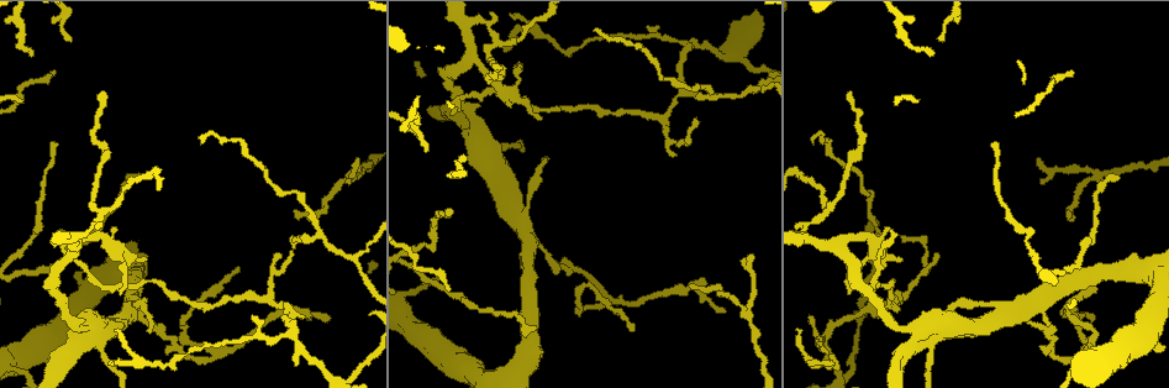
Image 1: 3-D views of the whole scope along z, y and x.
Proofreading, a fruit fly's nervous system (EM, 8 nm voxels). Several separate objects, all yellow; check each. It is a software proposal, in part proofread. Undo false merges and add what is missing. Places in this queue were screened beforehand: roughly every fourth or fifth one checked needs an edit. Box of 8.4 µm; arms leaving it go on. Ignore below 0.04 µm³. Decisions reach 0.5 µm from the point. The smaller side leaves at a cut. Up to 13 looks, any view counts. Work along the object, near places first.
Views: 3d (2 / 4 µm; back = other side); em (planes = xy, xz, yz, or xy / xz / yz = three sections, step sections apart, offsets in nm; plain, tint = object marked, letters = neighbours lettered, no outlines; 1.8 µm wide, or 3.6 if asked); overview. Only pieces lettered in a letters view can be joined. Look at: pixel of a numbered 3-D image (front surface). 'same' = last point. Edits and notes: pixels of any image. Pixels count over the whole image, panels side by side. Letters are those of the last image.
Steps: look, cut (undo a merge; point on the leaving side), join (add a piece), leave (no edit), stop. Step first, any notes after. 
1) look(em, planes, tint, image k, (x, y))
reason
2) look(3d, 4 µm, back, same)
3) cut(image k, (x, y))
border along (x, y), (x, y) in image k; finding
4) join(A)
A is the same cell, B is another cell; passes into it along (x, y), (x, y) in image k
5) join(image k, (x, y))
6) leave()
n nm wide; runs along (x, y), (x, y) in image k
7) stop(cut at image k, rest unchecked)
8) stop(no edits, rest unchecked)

look(em, xz, step 8, letters, image 1, (805, 236))
calibre changes

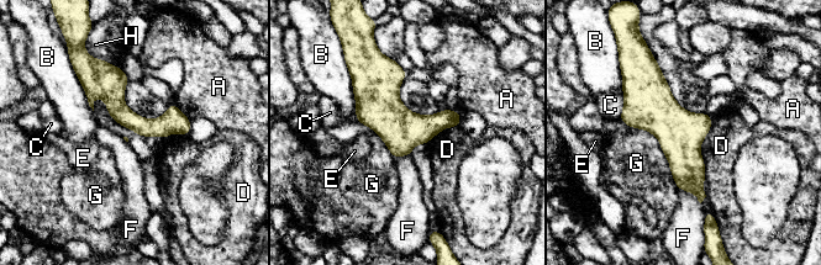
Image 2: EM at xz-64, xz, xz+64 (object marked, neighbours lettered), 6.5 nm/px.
leave()
A, B, C, D, E, F, G and H are other cells; border along (678, 190), (691, 192), (700, 203) in image 2; one neuron here

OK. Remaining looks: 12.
look(em, xz, step 16, letters, image 1, (834, 364))
an open end

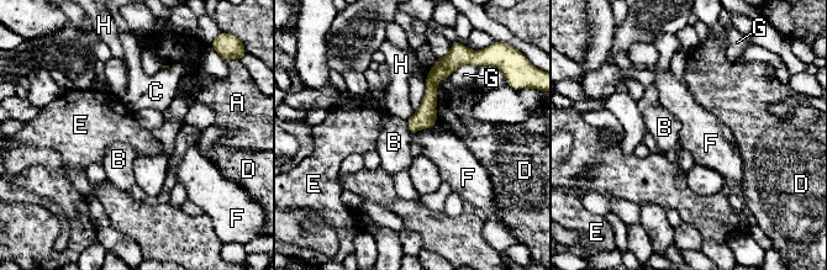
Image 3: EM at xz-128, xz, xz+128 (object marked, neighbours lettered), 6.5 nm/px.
leave()
150 nm wide; A, B, C, D, E, F, G and H are other cells; border along (406, 121), (411, 134) in image 3; no lettered piece goes on from it

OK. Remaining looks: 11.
look(em, planes, tint, image 1, (1091, 319))
an open end

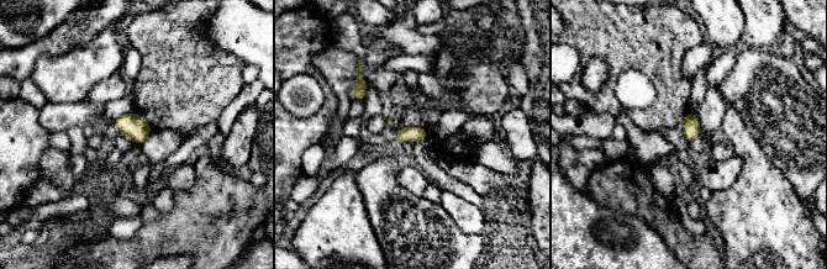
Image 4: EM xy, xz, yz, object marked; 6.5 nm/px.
look(em, planes, letters, same)

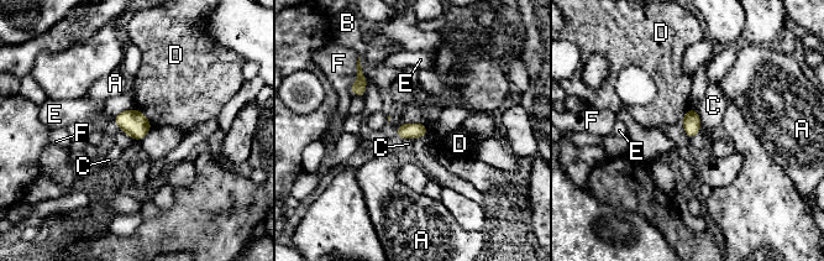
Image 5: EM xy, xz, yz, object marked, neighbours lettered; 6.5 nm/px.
leave()
A, B, C, D, E and F are other cells; border along (694, 109), (702, 129) in image 5; no lettered piece goes on from it

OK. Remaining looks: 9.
look(3d, 4 µm, image 1, (14, 367))

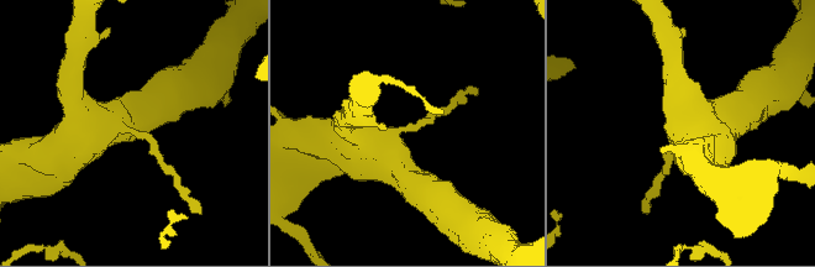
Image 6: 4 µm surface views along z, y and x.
look(em, xy, step 8, tint, image 6, (128, 131))

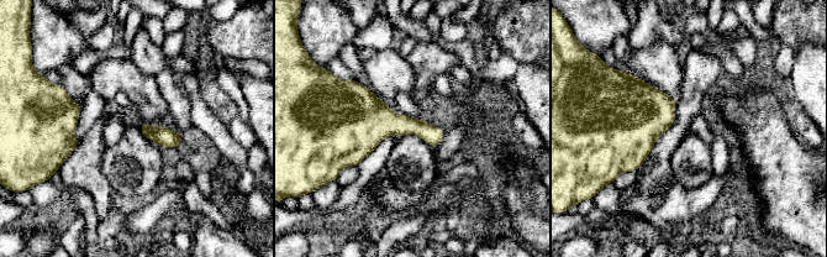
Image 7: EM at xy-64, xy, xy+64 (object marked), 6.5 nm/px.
look(em, xy, step 8, letters, same)

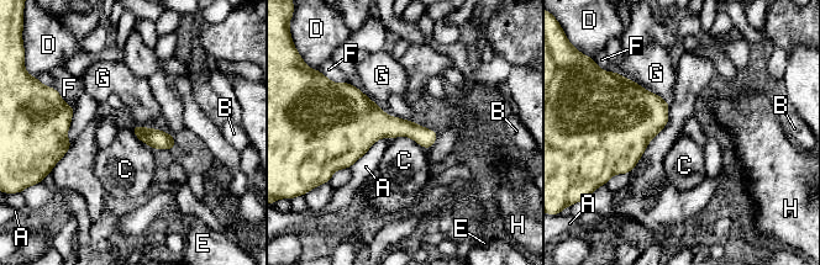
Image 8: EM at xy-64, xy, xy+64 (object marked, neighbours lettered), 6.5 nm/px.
leave()
80 nm wide; A, B, C, D, E, F, G and H are other cells; one neuron here

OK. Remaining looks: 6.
look(3d, 2 µm, image 1, (135, 309))
thin arm on a thick one

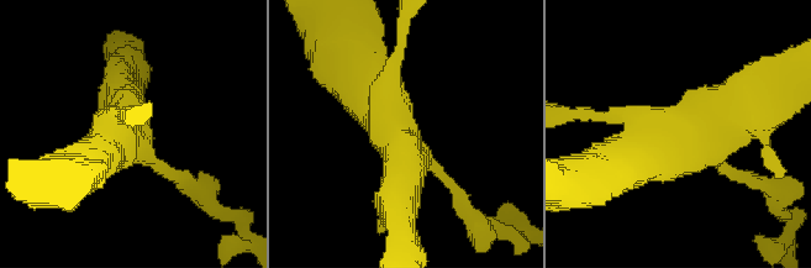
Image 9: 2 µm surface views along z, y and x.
look(em, yz, step 16, tint, image 9, (126, 127))
need the tissue

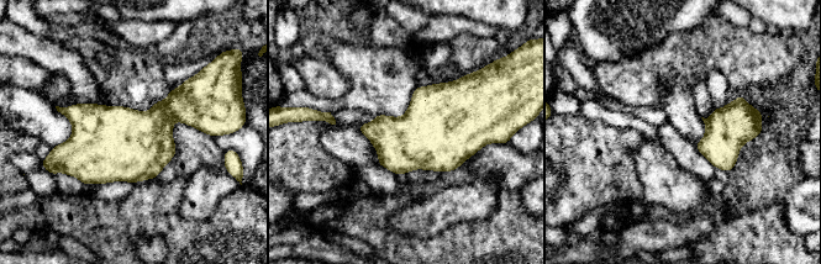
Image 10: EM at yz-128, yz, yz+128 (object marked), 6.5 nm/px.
look(em, yz, step 16, letters, same)

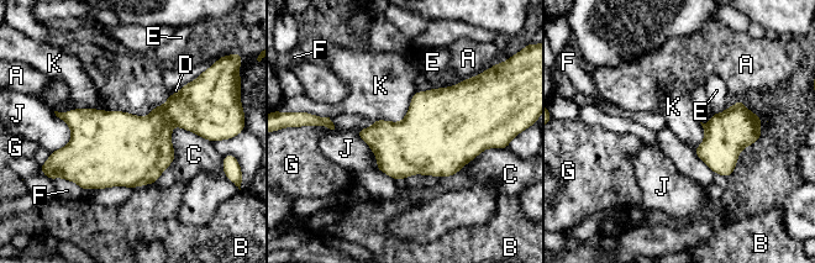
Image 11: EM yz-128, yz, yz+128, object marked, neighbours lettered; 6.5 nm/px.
leave()
440 nm wide; A, B, C, D, E, F, G, J and K are other cells; border along (415, 90), (400, 121), (373, 120) in image 11; all the same neuron

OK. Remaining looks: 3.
stop(no edits, rest unchecked)

